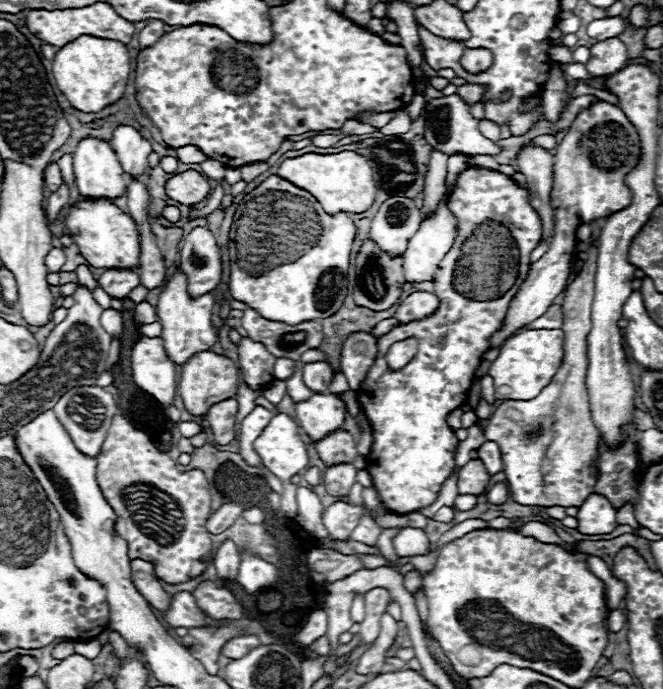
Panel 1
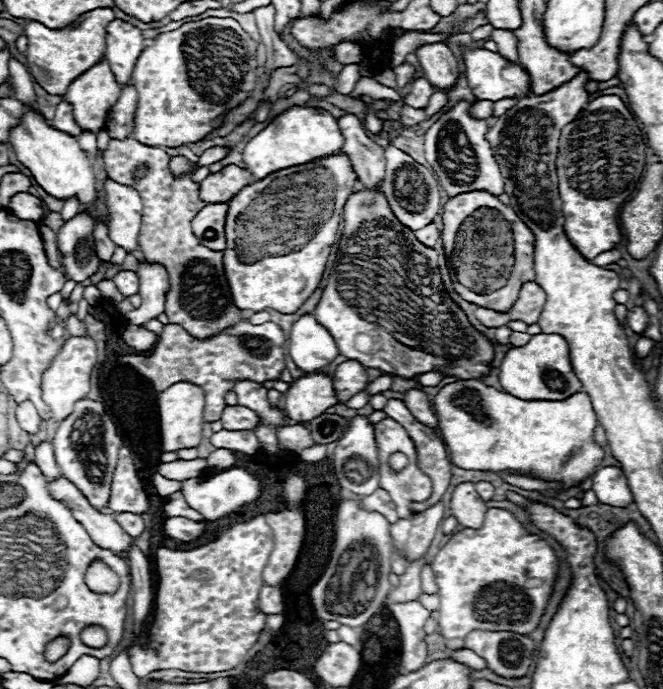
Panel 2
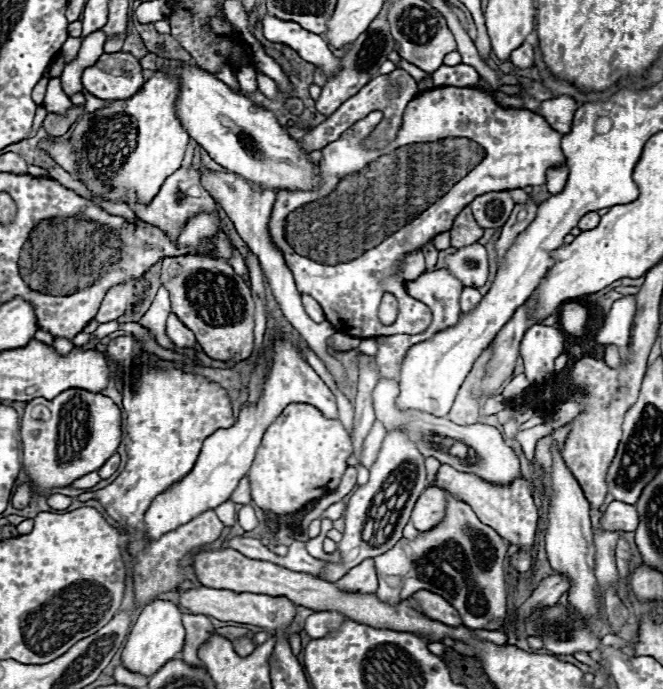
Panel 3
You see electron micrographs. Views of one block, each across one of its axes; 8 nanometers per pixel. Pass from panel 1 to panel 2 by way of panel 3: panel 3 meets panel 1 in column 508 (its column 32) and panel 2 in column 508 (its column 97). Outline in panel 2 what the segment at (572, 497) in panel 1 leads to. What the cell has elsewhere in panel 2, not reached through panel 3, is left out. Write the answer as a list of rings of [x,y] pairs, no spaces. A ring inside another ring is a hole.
[[[458,380],[440,388],[436,398],[432,400],[432,406],[438,416],[438,428],[448,448],[450,462],[464,470],[510,470],[544,482],[560,482],[560,488],[544,490],[548,496],[556,496],[560,492],[566,492],[568,488],[580,486],[592,472],[600,468],[604,460],[604,450],[594,440],[598,418],[586,392],[576,392],[566,400],[518,400],[516,396],[486,386],[482,380]]]

